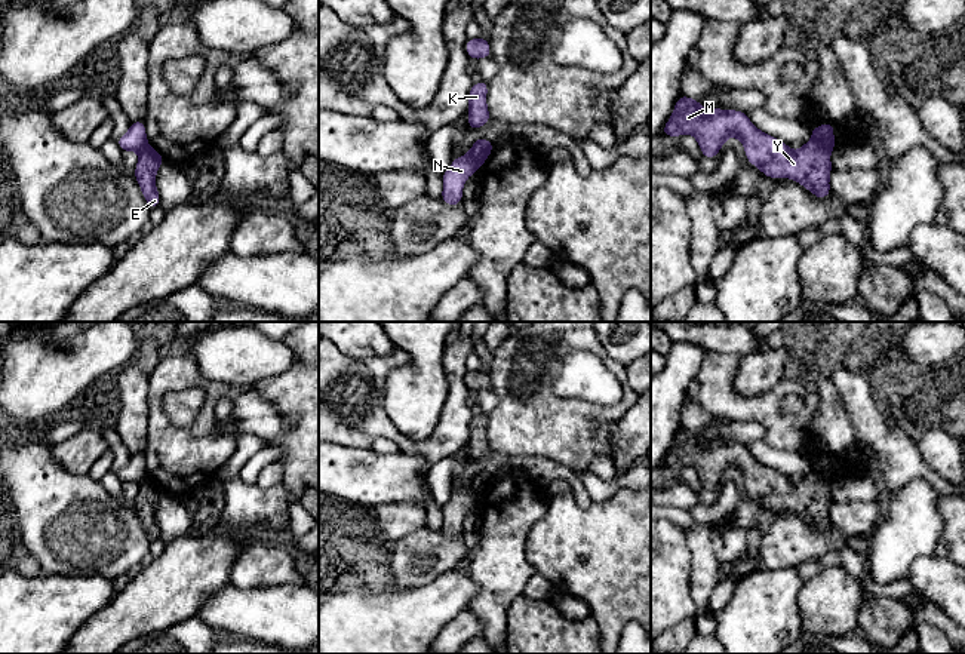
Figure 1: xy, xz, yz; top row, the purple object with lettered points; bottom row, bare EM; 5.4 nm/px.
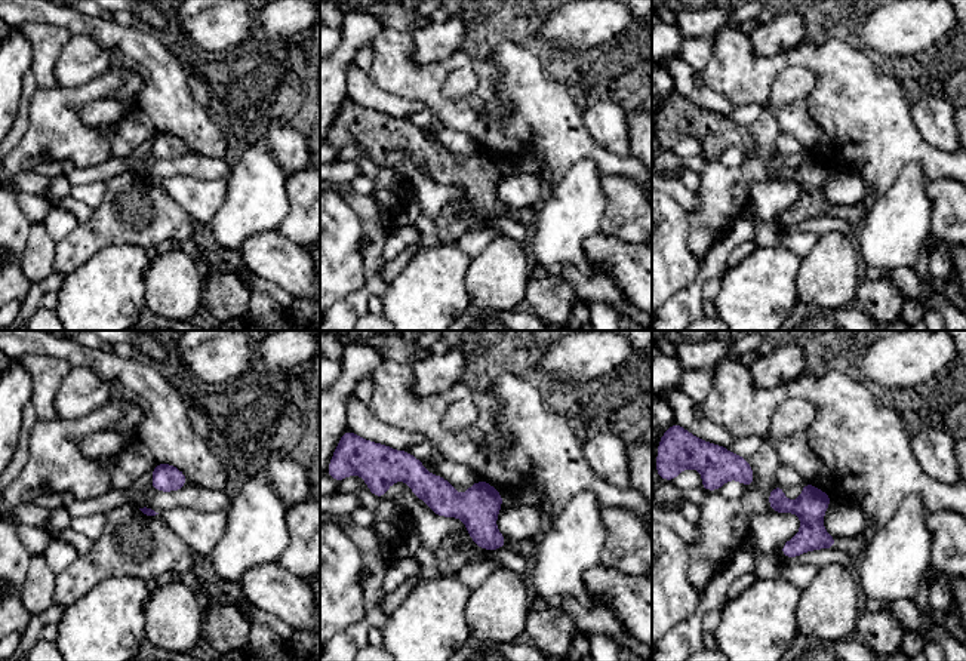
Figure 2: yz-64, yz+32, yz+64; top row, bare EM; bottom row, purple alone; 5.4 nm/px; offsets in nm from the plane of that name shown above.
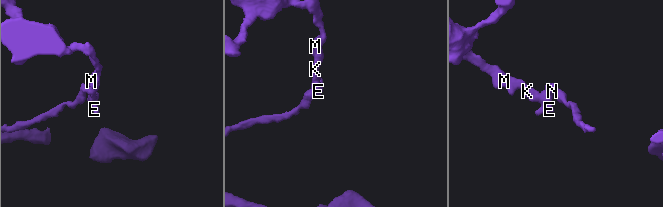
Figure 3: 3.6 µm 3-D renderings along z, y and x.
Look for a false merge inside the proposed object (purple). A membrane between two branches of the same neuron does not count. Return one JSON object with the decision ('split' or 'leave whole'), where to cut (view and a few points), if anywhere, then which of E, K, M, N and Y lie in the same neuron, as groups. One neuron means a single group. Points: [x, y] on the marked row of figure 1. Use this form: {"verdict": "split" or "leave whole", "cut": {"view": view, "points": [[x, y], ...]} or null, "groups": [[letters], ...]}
{"verdict": "split", "cut": {"view": "yz", "points": [[813, 138], [830, 150]]}, "groups": [["E", "K", "M", "Y"], ["N"]]}

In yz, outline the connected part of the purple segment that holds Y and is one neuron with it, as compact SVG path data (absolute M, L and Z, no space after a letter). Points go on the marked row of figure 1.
M680 95L676 101L673 114L664 125L663 135L680 136L683 133L694 135L703 156L709 159L714 159L717 156L729 136L735 136L744 145L747 162L757 166L765 176L772 179L792 178L818 199L824 199L832 194L829 187L832 172L830 150L820 145L815 139L808 141L797 151L792 151L783 141L759 131L746 113L737 110L726 111L722 108L707 110L701 107L697 99Z

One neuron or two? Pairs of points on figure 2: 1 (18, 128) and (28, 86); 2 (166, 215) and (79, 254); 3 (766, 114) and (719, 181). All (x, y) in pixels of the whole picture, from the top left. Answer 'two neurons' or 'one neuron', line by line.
1: one neuron
2: one neuron
3: one neuron

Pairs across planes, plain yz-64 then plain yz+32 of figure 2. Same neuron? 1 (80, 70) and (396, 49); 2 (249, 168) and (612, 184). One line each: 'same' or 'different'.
1: different
2: different

